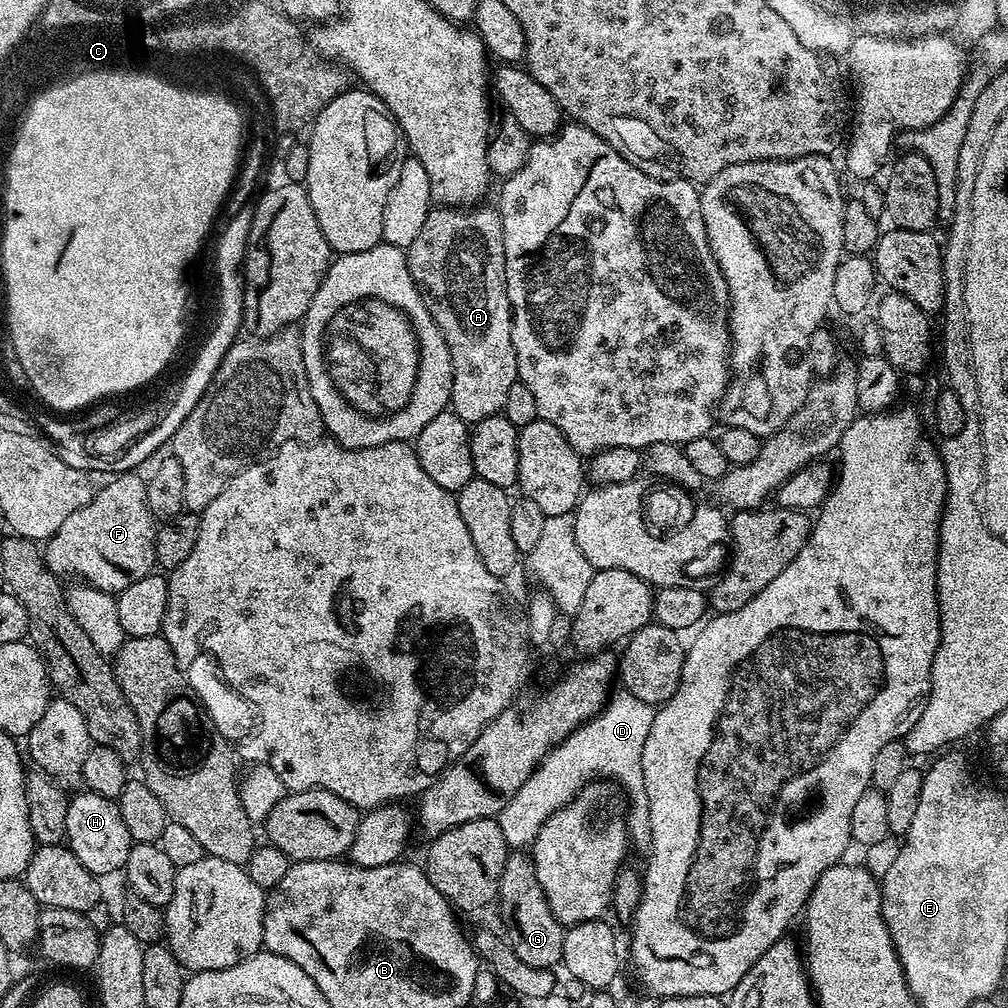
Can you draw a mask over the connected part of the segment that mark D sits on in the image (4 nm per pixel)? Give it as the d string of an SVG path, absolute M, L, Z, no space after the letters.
M620 690L609 699L599 715L580 724L578 730L572 731L560 744L553 747L540 761L530 778L512 793L510 802L496 818L508 846L514 850L529 847L550 814L568 804L588 783L597 779L607 779L614 781L629 800L626 819L633 851L641 854L650 852L653 846L653 831L642 770L642 749L653 726L654 716L653 705Z

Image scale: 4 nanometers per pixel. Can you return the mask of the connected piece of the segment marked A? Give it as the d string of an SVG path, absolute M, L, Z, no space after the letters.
M433 207L425 218L425 224L418 231L417 238L406 249L410 274L434 322L438 322L438 330L442 330L442 338L446 338L446 346L450 350L452 363L450 410L469 426L482 422L482 418L501 415L504 411L506 394L518 379L512 341L512 304L508 300L506 286L502 222L495 207L484 207Z

